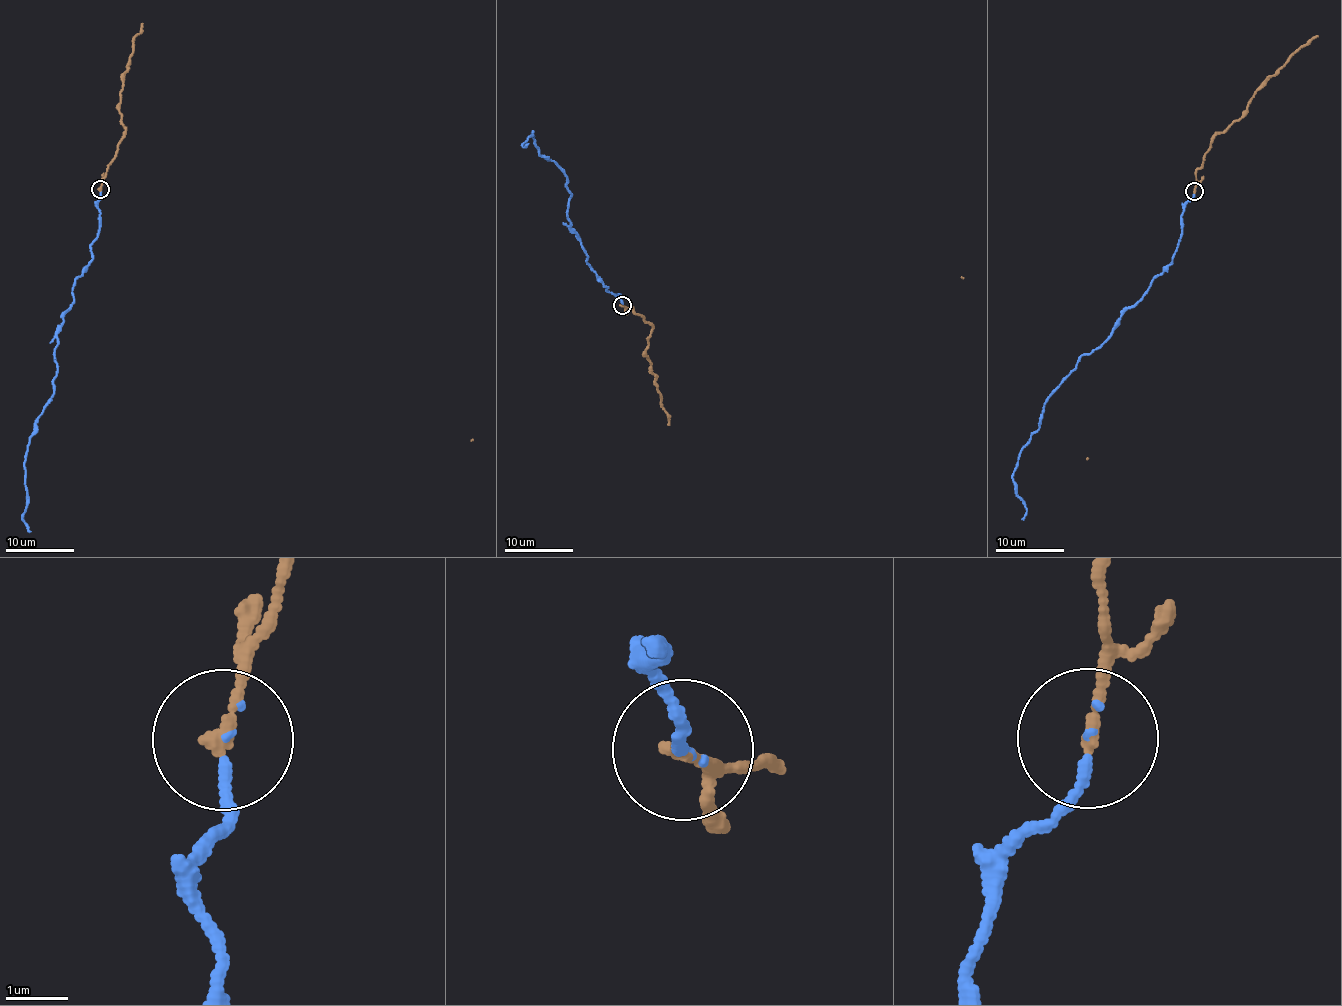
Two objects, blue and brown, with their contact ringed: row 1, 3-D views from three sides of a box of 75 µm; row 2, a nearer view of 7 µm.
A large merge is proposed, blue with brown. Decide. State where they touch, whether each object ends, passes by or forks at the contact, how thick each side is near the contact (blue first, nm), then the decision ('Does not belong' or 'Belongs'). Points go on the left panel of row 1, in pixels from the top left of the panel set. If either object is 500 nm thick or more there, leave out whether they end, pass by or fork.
Place: (100, 189). At the ring blue ends. At the ring brown ends. Thickness 130 nm (blue) against 180 nm. Belongs

